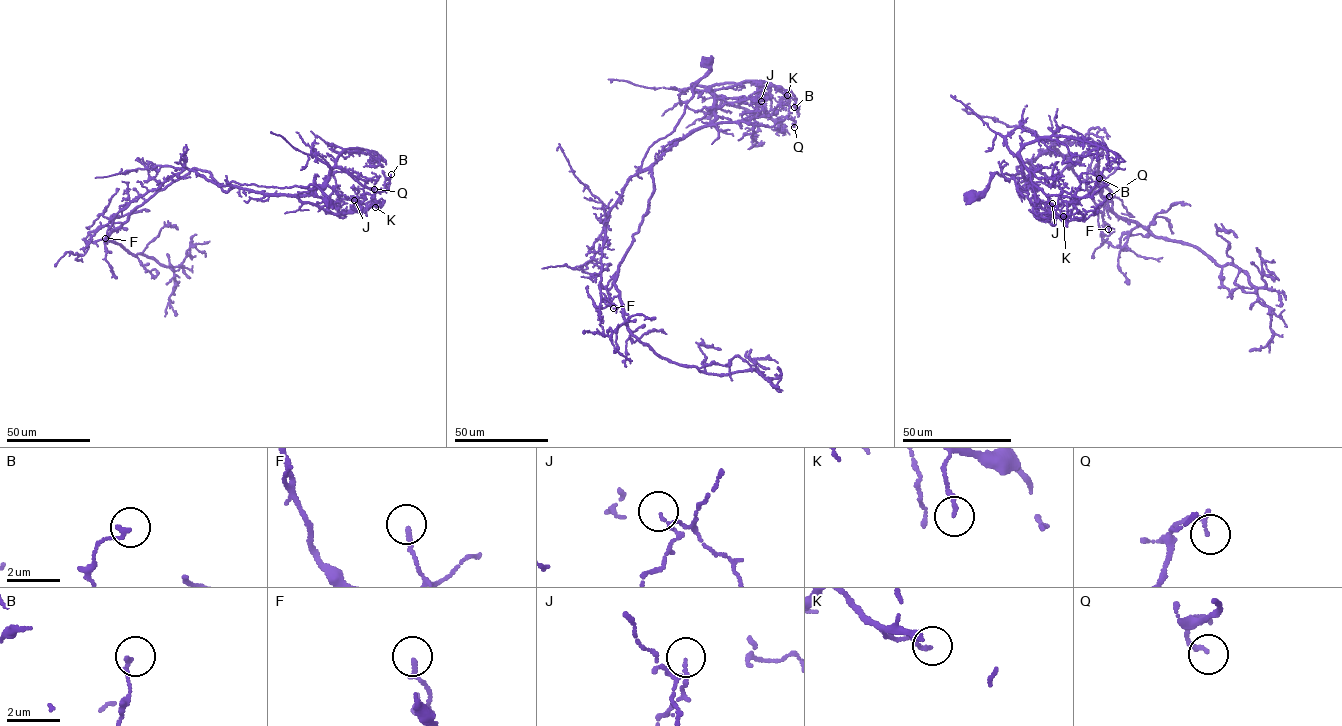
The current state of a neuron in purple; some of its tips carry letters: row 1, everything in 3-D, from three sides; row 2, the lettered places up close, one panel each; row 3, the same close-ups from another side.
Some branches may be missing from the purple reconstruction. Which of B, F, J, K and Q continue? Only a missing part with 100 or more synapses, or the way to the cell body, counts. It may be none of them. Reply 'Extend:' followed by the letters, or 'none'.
Extend: none

